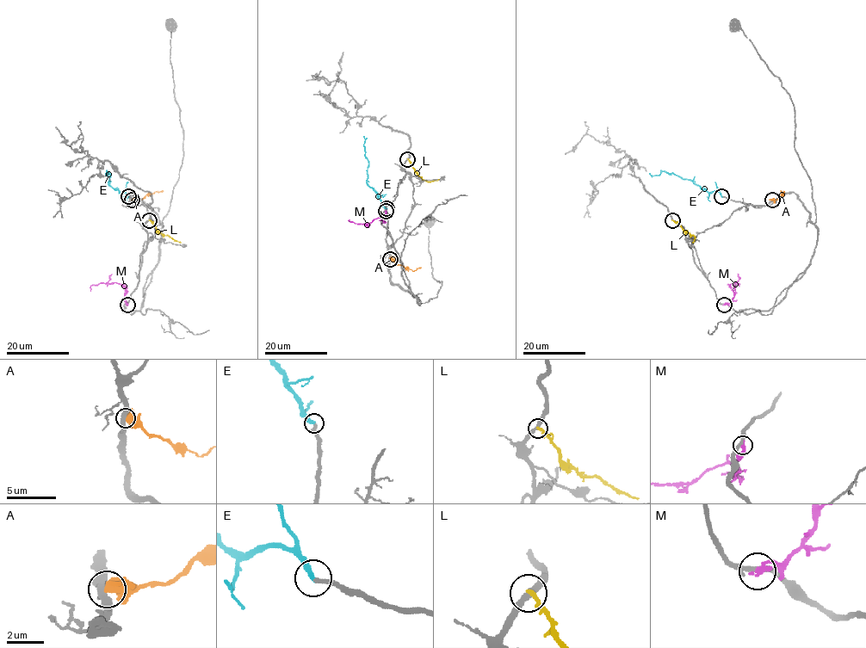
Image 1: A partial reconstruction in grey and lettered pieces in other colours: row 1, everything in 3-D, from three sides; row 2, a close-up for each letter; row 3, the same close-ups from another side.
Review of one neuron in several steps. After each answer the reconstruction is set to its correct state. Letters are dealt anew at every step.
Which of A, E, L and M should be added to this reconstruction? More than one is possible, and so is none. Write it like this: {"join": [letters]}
{"join": ["E"]}

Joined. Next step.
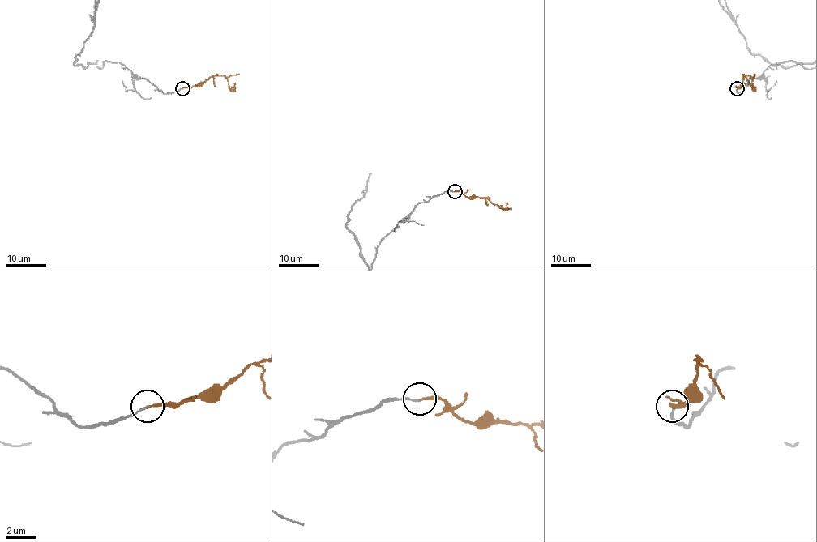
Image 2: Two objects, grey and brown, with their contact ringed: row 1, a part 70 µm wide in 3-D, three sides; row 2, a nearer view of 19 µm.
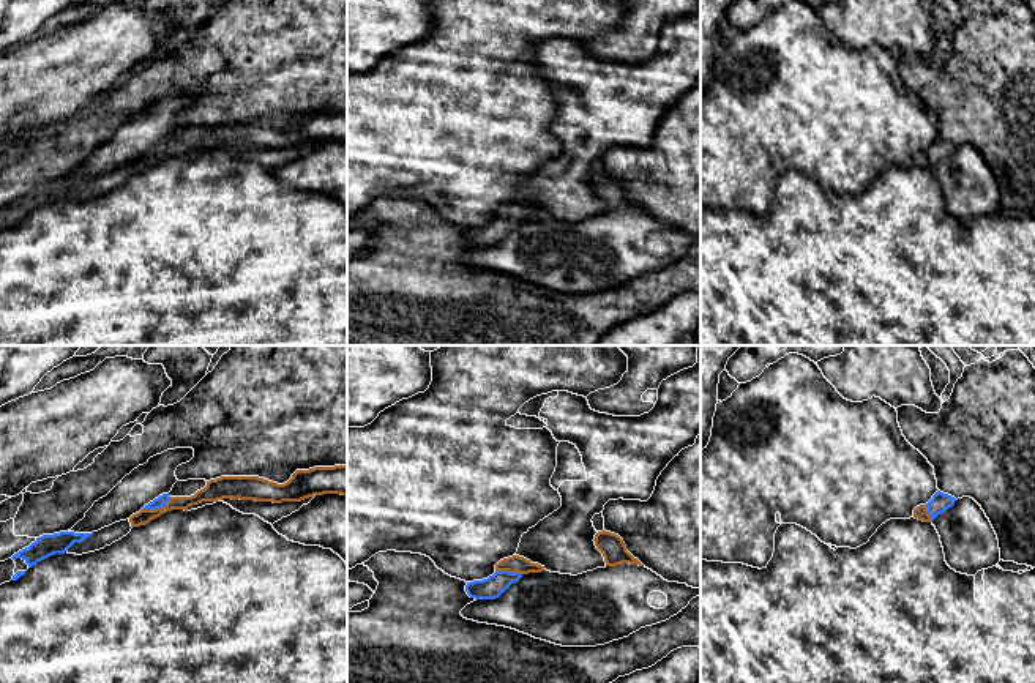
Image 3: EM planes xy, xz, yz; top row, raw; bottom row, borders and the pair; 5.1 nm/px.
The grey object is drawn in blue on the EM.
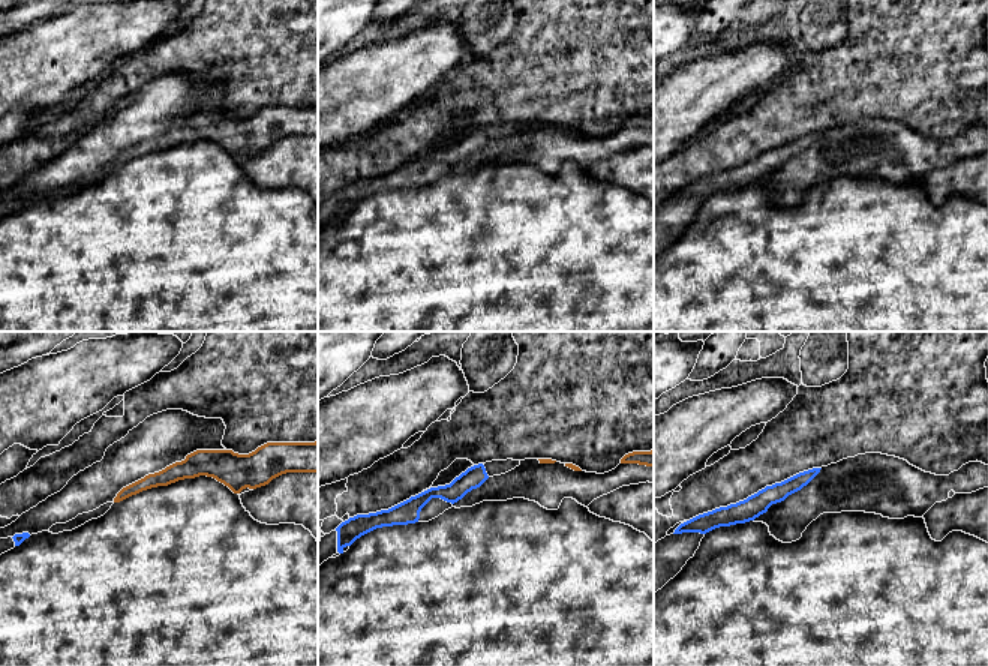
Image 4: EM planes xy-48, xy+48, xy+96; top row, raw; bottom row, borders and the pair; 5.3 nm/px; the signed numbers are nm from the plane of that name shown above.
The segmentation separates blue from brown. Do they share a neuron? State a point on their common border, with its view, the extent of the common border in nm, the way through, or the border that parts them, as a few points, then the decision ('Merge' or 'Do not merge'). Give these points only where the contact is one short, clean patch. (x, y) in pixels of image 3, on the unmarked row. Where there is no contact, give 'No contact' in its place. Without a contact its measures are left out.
Touches blue at xy (156, 153). Shared border 170 nm. Path across: xy (161, 147), (156, 153), (144, 163). Merge

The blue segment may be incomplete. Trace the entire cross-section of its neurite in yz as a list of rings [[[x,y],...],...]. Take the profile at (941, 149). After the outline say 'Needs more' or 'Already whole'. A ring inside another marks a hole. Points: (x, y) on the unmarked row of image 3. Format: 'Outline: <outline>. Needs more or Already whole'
Outline: [[[937,137],[926,151],[920,151],[914,156],[914,164],[923,169],[932,169],[939,161],[951,155],[955,148],[955,144]]]. Needs more

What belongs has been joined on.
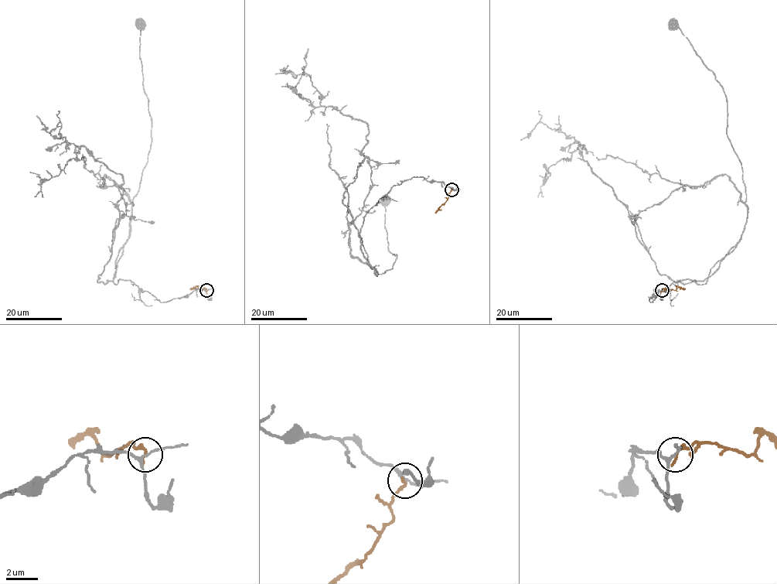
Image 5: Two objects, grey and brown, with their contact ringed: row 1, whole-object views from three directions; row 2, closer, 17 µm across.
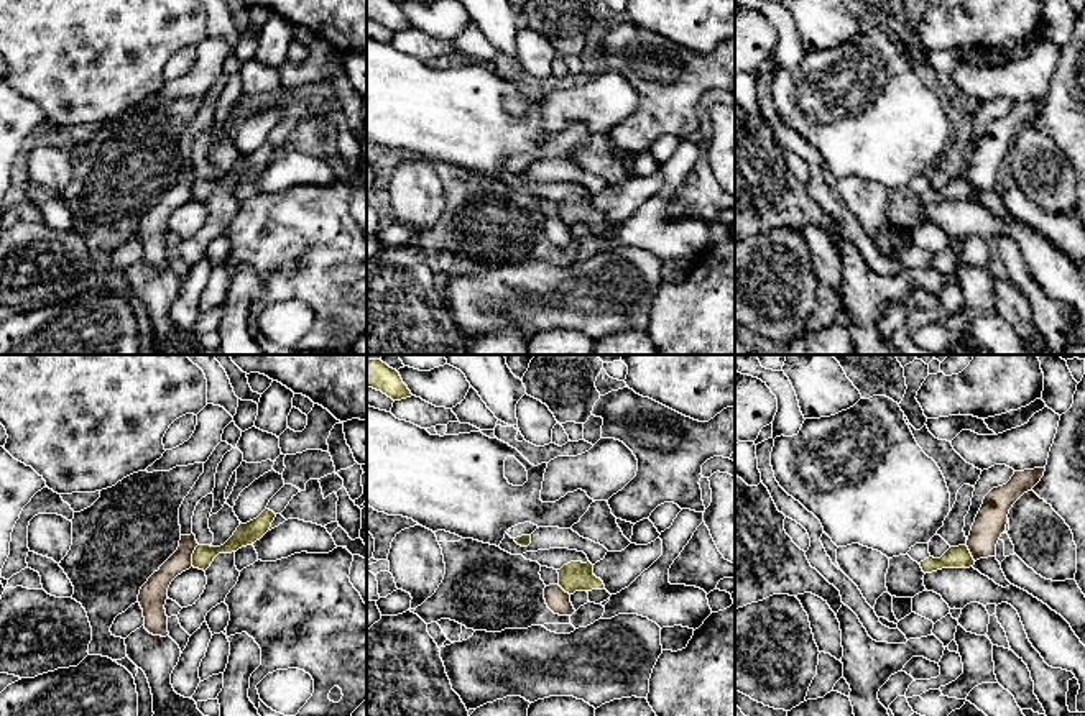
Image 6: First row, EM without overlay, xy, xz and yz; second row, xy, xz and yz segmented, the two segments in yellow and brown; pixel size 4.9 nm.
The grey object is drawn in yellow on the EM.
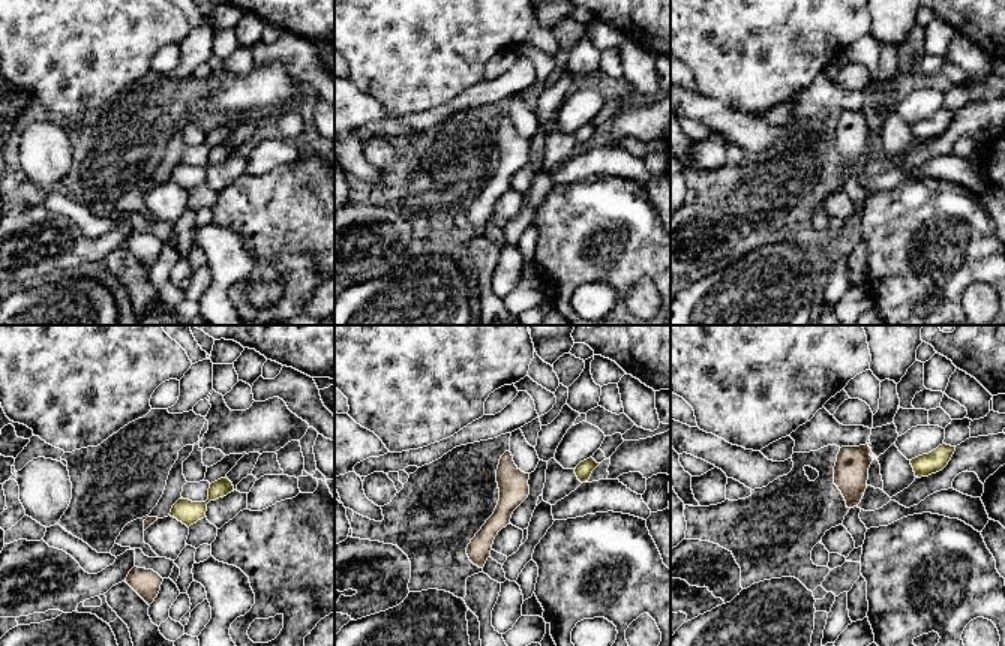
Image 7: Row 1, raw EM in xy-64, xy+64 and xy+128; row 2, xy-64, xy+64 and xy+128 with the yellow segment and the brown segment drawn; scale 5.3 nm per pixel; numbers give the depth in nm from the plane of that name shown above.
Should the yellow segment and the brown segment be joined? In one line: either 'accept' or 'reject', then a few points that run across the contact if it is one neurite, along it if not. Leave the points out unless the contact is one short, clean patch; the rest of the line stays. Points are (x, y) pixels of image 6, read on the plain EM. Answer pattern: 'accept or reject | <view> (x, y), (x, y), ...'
reject | xy (198, 176), (191, 197)

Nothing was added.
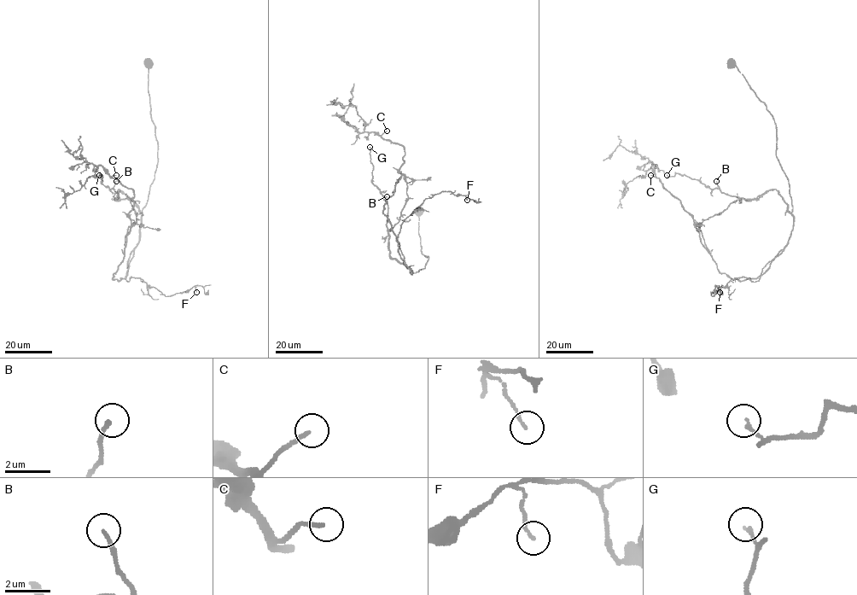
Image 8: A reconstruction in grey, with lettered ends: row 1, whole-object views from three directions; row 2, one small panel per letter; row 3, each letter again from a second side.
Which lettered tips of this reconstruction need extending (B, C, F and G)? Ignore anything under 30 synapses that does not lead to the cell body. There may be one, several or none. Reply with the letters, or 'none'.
C

